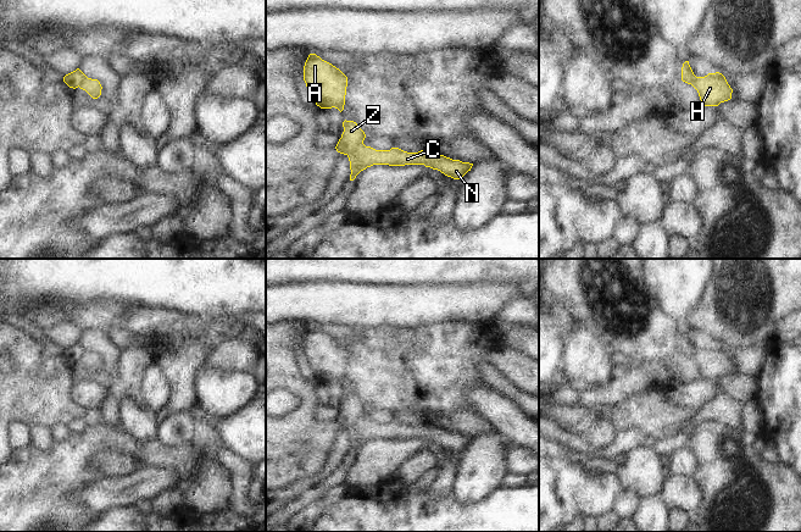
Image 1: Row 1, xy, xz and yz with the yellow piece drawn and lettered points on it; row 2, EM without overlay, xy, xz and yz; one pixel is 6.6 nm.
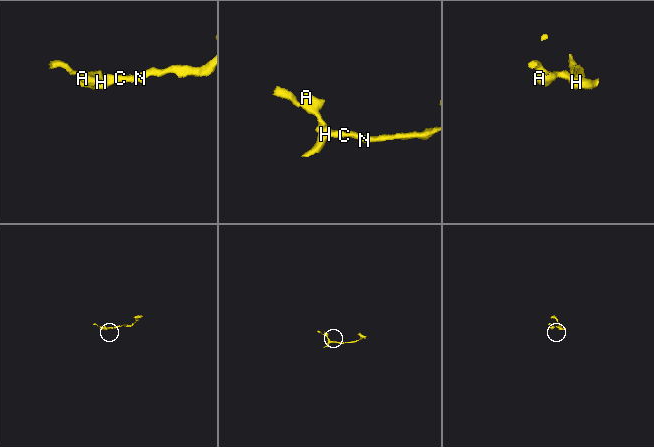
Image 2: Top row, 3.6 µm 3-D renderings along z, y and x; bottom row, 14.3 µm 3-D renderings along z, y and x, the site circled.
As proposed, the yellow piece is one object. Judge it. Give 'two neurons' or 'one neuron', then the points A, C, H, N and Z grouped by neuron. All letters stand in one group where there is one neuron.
two neurons; groups A Z / C H N

